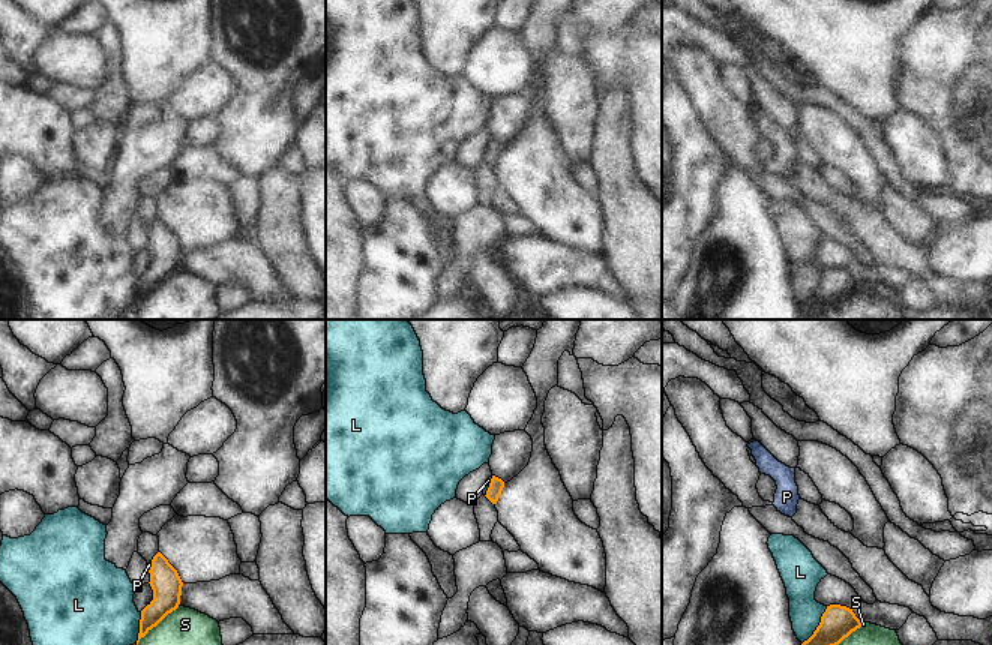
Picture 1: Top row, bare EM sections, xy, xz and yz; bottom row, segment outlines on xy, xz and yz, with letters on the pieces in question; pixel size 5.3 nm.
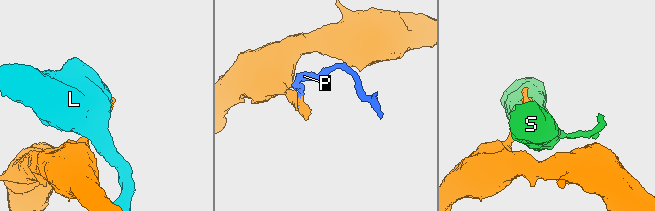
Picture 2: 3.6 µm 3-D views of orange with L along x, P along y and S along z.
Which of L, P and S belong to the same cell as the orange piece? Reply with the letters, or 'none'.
P

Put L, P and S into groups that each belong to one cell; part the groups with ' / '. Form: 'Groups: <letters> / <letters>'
Groups: L / P / S

